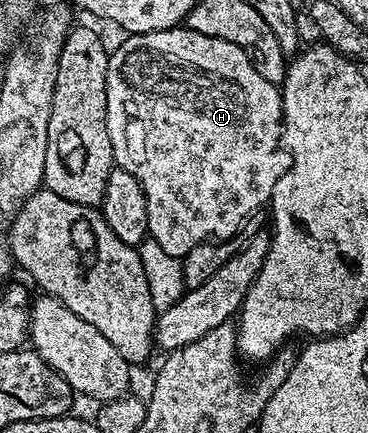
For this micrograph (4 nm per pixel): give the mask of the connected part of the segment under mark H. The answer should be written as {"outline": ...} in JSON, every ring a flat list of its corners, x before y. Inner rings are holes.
{"outline":[[178,27,176,29,164,29,163,31,151,31,150,33,134,33,124,38,126,41,116,50,115,48,109,54,109,70,107,71,107,135,111,135,111,151,116,168,123,171,131,171,131,175,135,175,135,179,139,179,139,183,143,187,143,195,147,199,147,223,149,224,149,237,157,241,163,247,163,251,167,251,167,255,175,255,176,257,186,257,191,251,191,247,202,243,217,242,225,243,230,239,229,236,256,211,260,205,268,206,270,204,273,192,275,191,275,183,285,173,287,165,277,154,277,148,282,148,281,139,281,91,280,88,271,83,267,83,267,79,263,79,263,75,259,75,259,71,255,71,255,67,251,63,251,59,247,59,247,55,239,47,235,47,235,43,227,43,227,39,219,39,211,35,199,35,199,31,191,31,187,27]]}

